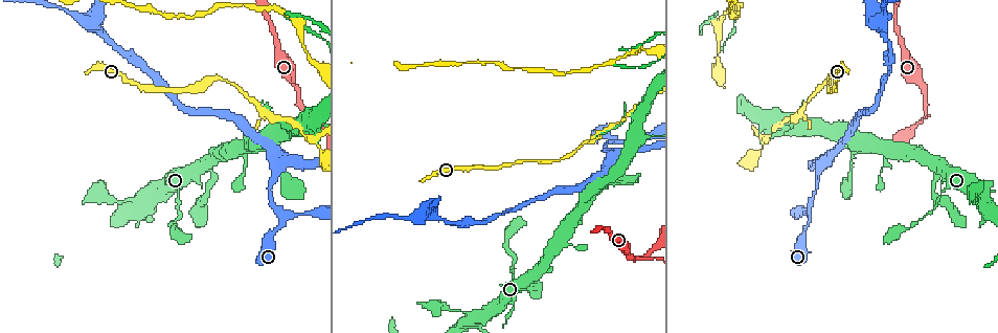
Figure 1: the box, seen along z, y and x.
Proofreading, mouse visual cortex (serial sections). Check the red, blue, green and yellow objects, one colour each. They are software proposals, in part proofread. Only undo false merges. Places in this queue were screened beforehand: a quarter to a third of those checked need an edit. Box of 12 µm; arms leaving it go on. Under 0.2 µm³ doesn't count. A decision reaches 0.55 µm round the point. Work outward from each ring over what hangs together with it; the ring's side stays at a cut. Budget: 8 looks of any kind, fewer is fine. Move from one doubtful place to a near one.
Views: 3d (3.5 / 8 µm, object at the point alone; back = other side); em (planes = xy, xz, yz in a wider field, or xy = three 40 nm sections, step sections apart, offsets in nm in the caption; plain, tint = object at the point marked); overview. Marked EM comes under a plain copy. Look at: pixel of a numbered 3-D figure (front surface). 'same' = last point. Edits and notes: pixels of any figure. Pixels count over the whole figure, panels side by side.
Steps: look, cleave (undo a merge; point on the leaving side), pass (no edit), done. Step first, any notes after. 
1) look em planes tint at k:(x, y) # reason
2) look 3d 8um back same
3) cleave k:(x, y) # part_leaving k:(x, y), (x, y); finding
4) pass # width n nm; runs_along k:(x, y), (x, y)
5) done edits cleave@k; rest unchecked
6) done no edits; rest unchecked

look 3d 3.5um at 1:(281, 222) # sudden change in width

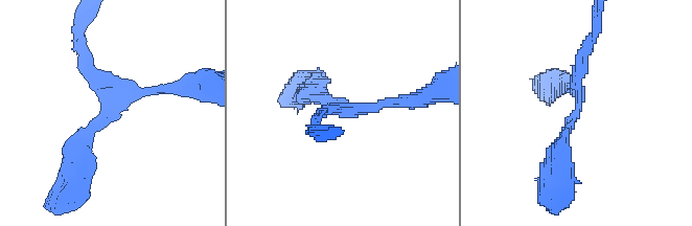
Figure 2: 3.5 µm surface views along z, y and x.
look em planes tint at 2:(578, 112) # shape alone is not enough

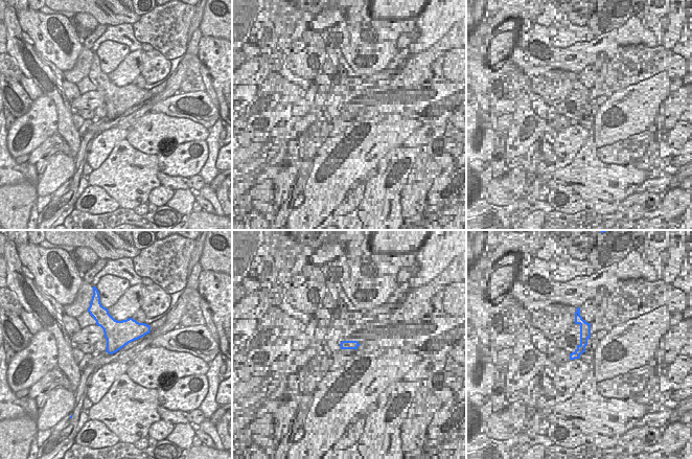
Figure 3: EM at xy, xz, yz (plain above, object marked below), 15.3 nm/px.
pass # width 420 nm; runs_along 2:(555, 166), (579, 106), (584, 50); all the same cell

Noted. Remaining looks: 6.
look 3d 3.5um at 1:(314, 139) # two arms in line, one across

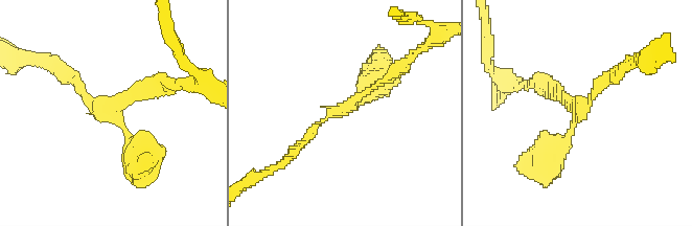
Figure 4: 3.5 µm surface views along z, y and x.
look em xy step 5 tint at 4:(578, 109)

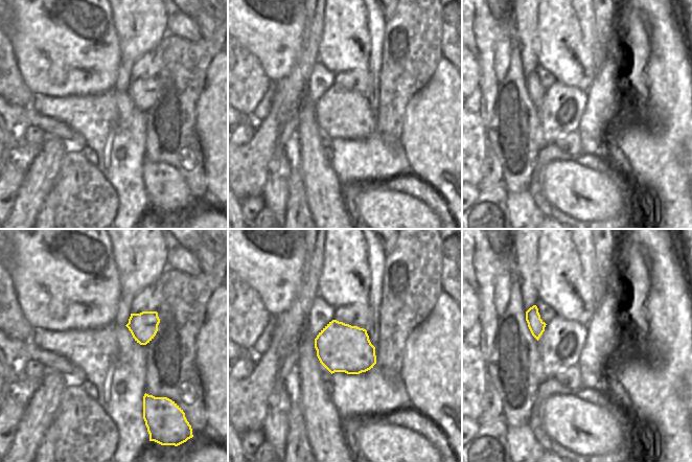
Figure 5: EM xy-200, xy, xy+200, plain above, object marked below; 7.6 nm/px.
pass # arm_widths 150, 150, 200 nm; all the same cell

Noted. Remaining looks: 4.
look 3d 3.5um at 1:(642, 260) # three-way junction

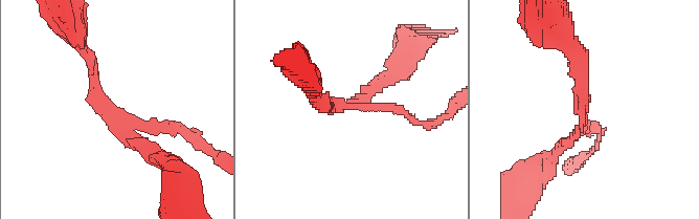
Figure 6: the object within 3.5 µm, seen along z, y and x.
look em planes tint at 6:(583, 121) # now the EM

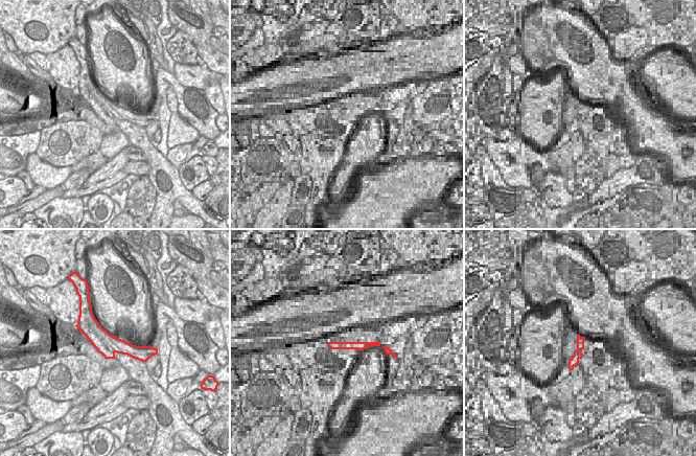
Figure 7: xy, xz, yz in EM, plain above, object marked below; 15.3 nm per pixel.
look em xy step 5 tint same

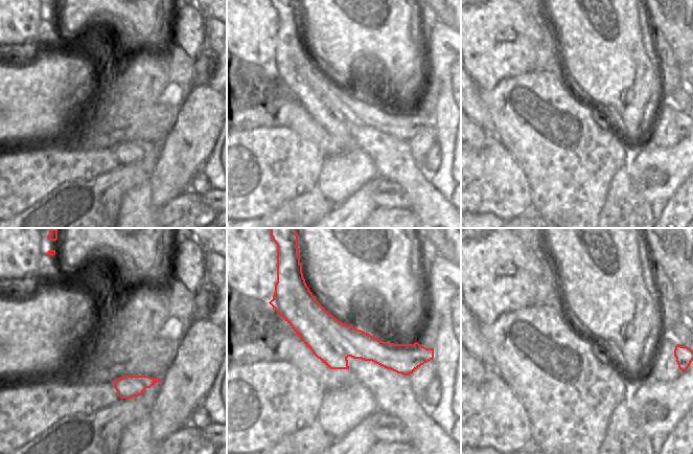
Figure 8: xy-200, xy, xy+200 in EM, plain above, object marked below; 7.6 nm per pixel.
pass # arm_widths 150, 150, 200 nm; runs_along 8:(283, 313), (413, 354); all the same cell

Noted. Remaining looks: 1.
done no edits; rest unchecked

